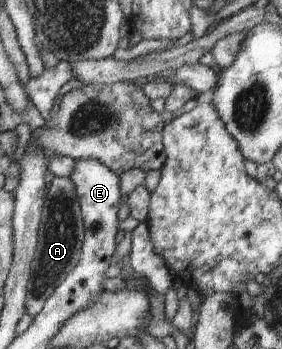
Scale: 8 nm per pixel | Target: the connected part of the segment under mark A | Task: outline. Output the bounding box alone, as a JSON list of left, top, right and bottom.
[26,177,85,317]

